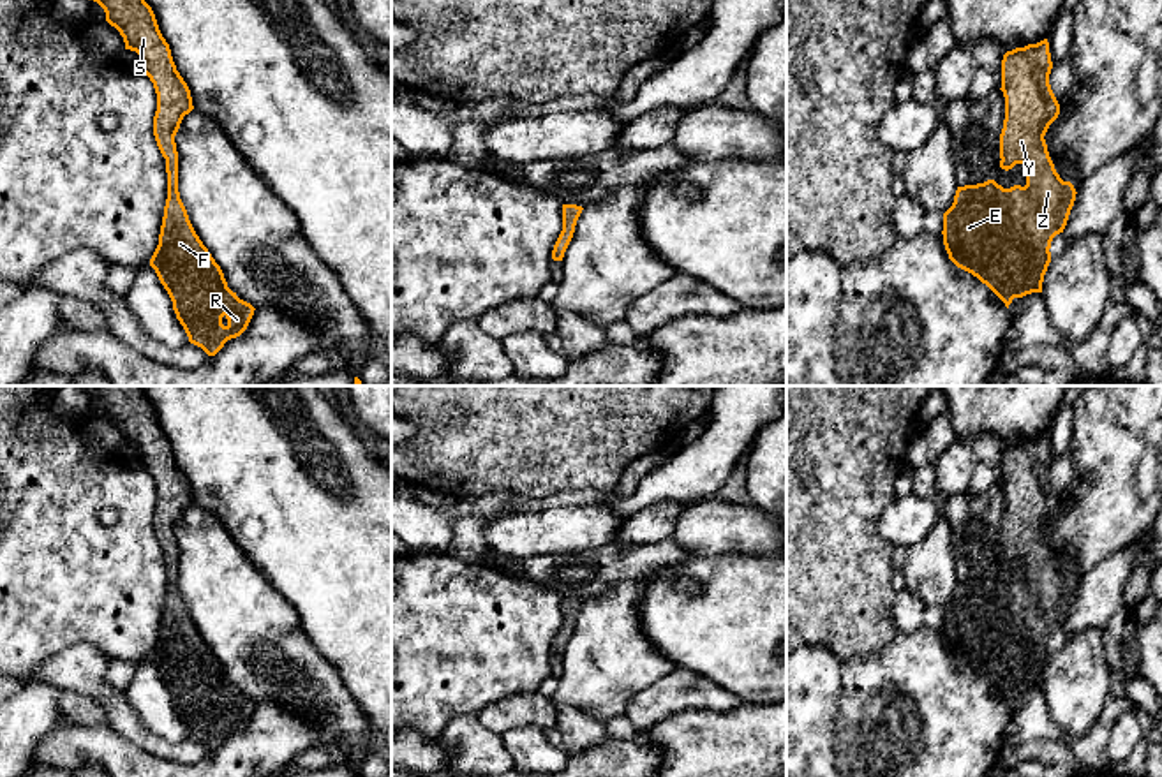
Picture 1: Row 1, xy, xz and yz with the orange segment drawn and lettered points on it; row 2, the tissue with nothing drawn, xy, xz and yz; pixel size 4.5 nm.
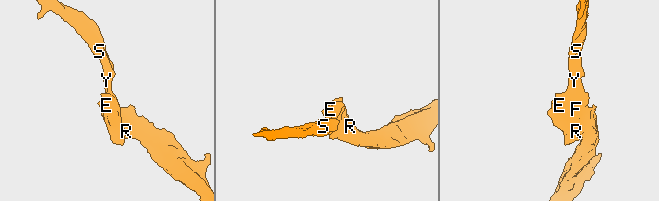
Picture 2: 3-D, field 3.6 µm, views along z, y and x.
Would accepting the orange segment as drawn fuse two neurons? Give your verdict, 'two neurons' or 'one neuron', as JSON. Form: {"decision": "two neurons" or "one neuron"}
{"decision": "one neuron"}

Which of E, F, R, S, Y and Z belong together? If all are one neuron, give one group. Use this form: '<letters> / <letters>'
E F R S Y Z

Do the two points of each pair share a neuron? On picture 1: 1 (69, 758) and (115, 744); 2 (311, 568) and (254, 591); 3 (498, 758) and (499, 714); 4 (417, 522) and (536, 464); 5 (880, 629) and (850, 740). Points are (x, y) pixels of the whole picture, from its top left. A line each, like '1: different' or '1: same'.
1: same
2: different
3: different
4: different
5: different

